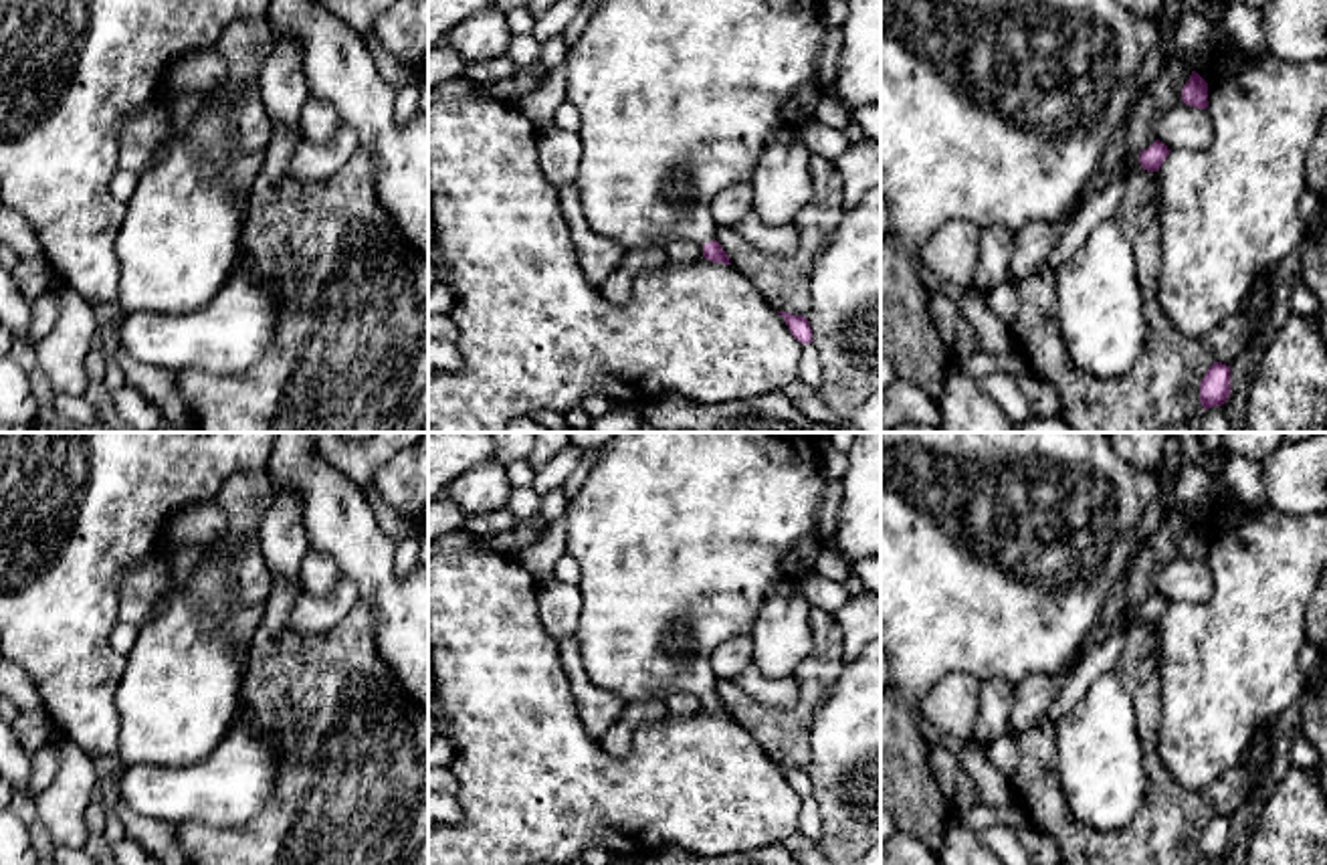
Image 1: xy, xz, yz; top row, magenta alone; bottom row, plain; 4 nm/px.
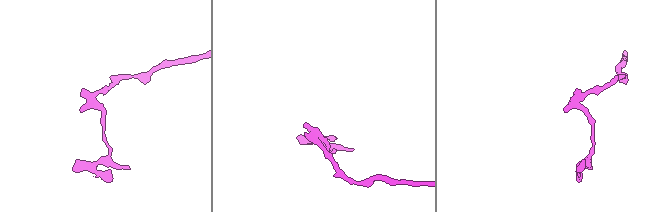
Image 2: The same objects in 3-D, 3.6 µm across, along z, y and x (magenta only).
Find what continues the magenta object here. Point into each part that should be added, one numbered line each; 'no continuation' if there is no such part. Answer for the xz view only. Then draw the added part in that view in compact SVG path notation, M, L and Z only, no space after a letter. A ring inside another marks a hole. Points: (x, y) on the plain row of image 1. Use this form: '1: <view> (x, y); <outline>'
1: xz (679, 536); M616 432L598 449L594 467L568 505L566 536L566 554L580 566L582 618L574 635L580 645L578 661L594 687L618 695L624 703L665 699L673 693L707 697L715 691L711 655L721 643L737 635L751 635L770 590L786 578L782 560L802 538L816 536L816 511L826 487L820 451L822 445L814 432Z

